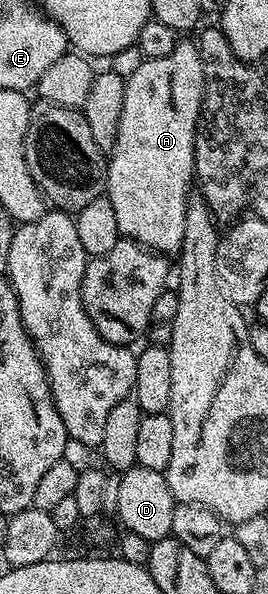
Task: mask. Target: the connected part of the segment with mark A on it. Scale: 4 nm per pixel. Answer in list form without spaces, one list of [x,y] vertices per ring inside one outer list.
[[[177,42],[174,53],[169,53],[167,57],[154,57],[144,59],[132,71],[132,76],[127,76],[124,88],[126,89],[126,101],[122,103],[122,117],[118,123],[118,137],[116,144],[112,146],[110,158],[108,159],[108,186],[106,197],[110,205],[114,205],[114,217],[118,221],[118,229],[125,239],[133,239],[140,246],[149,248],[157,255],[165,257],[179,256],[182,249],[182,232],[186,229],[186,205],[190,198],[188,182],[193,182],[196,174],[196,122],[200,119],[200,110],[204,100],[204,68],[205,60],[200,60],[200,51],[192,43]]]

